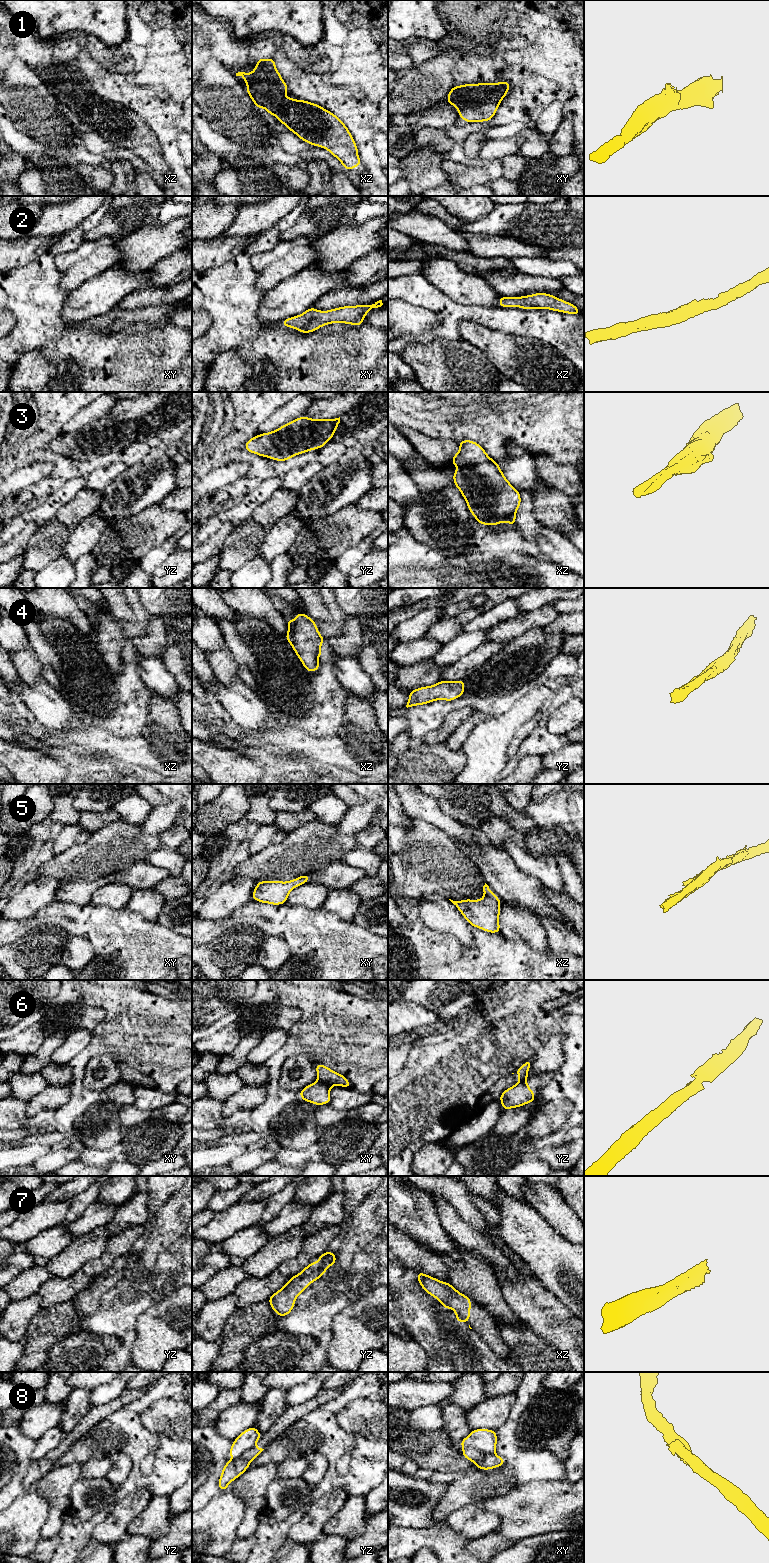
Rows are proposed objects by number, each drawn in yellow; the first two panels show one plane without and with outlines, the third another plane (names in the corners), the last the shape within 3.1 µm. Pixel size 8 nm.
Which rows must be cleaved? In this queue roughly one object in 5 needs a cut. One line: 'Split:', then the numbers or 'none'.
Split: 6, 8

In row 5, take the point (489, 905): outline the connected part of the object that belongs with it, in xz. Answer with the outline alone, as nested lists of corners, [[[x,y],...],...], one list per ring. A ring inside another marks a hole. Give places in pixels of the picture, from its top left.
[[[485,883],[482,899],[453,901],[449,899],[461,912],[468,923],[490,933],[500,933],[500,904],[501,900]]]

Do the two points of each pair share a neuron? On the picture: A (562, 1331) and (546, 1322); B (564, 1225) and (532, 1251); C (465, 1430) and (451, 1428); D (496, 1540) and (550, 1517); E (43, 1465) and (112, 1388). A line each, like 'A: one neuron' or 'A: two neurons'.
A: one neuron
B: two neurons
C: one neuron
D: two neurons
E: two neurons

